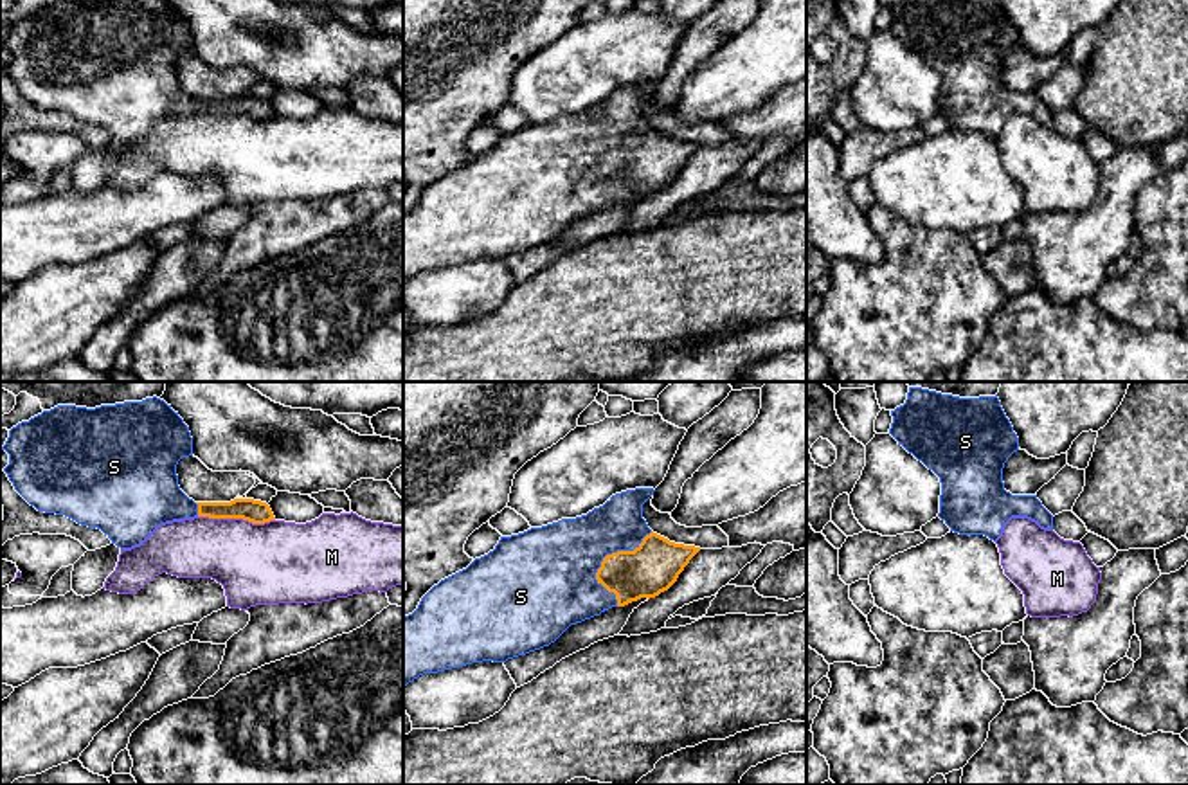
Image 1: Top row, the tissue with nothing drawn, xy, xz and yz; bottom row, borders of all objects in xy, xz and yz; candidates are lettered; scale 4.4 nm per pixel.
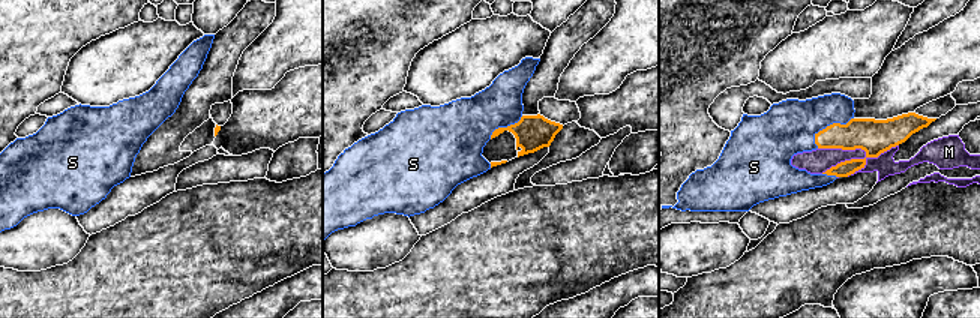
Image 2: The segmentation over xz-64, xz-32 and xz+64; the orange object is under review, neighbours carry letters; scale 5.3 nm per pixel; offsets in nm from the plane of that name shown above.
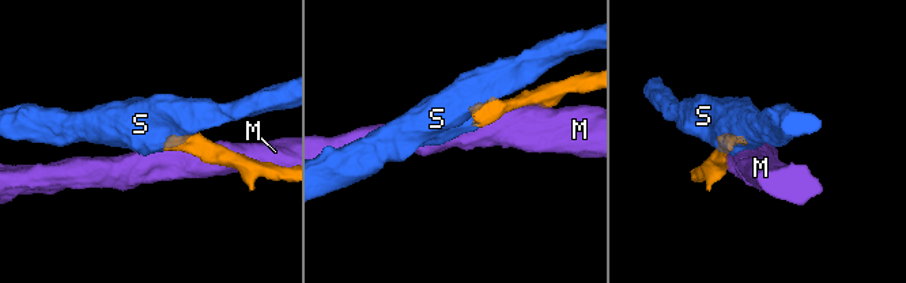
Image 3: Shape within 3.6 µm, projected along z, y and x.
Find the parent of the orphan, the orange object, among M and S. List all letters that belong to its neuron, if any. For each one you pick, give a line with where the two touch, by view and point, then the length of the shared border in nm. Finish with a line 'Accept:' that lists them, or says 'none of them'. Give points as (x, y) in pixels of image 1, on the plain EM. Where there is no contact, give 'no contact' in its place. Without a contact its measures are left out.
S: meets orange in xz at (603, 155); contact 380 nm long
Accept: S

